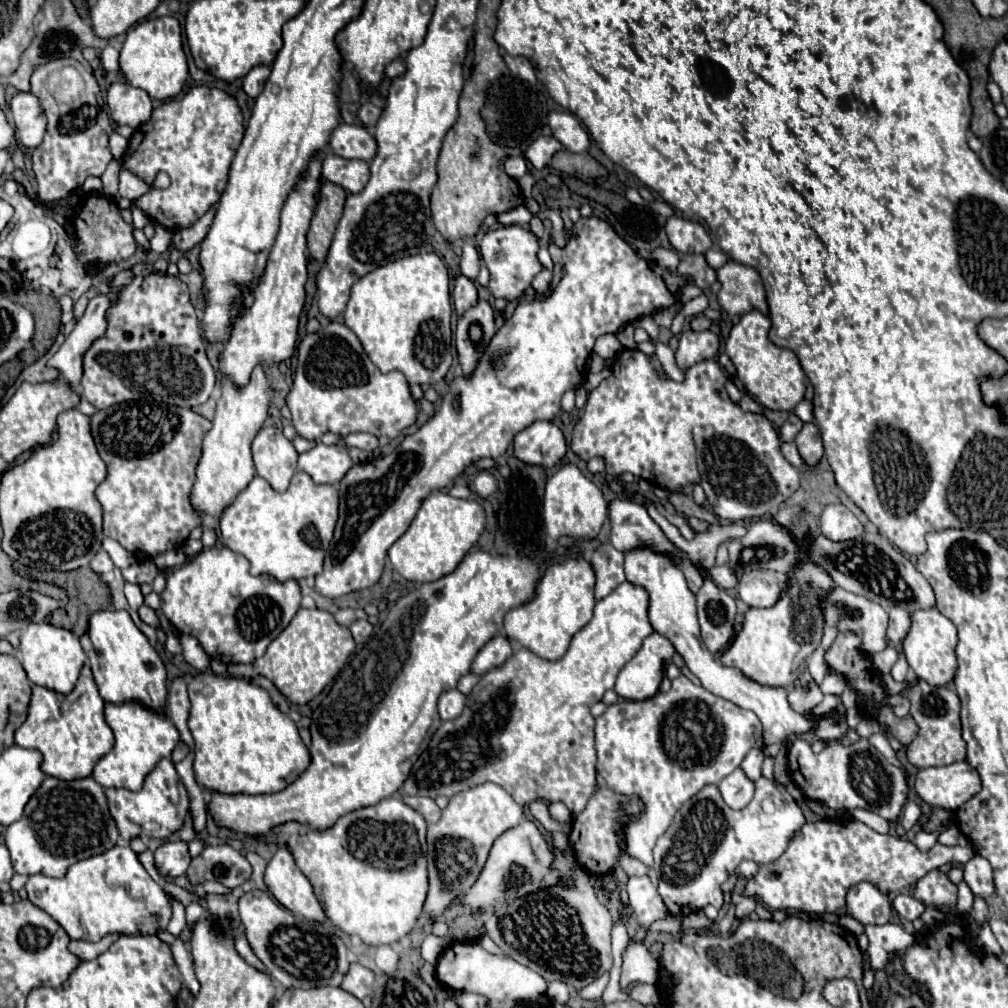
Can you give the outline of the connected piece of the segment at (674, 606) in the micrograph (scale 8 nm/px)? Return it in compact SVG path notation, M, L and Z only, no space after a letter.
M638 546L638 548L626 552L624 568L626 568L626 580L632 584L638 584L638 586L644 586L650 594L648 616L650 616L652 628L670 640L674 650L684 658L690 672L700 678L702 686L708 692L722 696L724 700L730 700L730 702L738 704L740 708L748 708L760 718L760 722L764 726L766 746L782 742L790 734L802 734L812 728L812 722L806 716L794 712L788 706L784 688L760 686L760 684L752 682L750 678L746 678L736 668L726 668L718 660L714 660L714 656L708 652L708 648L702 644L702 638L700 638L700 626L698 626L698 618L696 618L696 596L690 592L682 570L676 566L676 562L670 554L654 552L650 546Z

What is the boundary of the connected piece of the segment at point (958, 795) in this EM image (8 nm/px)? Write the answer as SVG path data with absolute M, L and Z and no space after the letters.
M954 762L942 768L922 768L916 774L914 788L926 804L956 810L978 794L982 784L968 762Z

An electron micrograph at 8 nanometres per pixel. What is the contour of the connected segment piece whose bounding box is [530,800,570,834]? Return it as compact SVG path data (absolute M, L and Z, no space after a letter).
M536 800L536 802L532 802L530 804L530 812L532 812L532 816L548 830L548 832L554 832L554 830L564 830L566 834L568 834L568 830L570 830L570 824L566 824L566 826L560 826L558 822L554 822L552 818L550 818L550 814L548 814L548 806L546 806L546 802L542 802L542 800Z

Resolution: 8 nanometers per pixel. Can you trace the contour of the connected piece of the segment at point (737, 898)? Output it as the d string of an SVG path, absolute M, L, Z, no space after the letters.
M734 894L732 896L732 904L734 904L734 908L736 908L736 918L740 920L740 918L746 918L750 912L754 912L754 908L756 908L756 898L752 898L752 896L740 896L740 894Z

